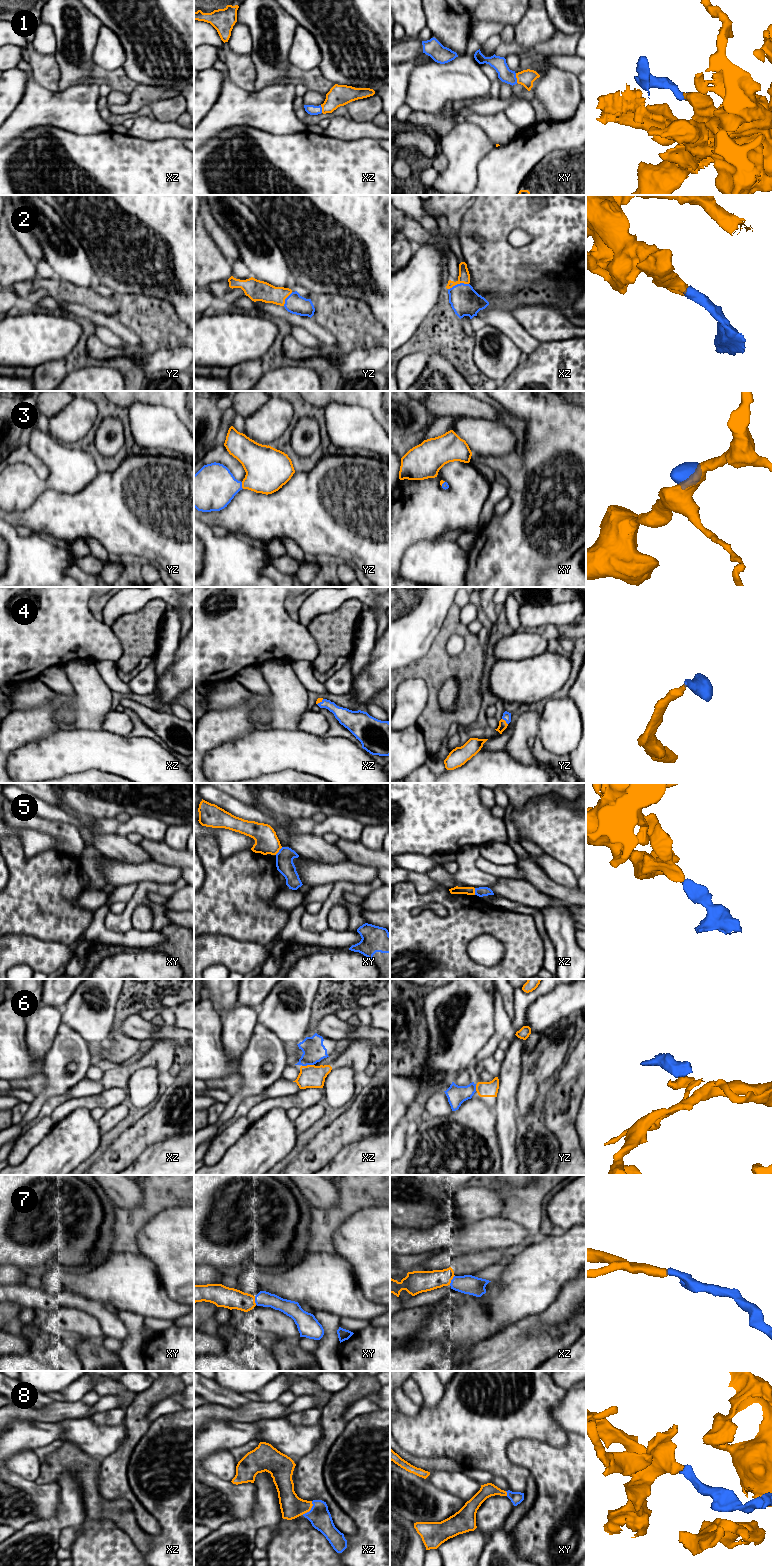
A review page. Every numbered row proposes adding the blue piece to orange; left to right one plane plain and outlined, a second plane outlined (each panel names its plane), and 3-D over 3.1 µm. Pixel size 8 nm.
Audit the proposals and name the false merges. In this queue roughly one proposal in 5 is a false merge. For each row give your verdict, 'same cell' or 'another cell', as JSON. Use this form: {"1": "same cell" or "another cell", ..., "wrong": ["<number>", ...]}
{"1": "same cell", "2": "same cell", "3": "same cell", "4": "same cell", "5": "another cell", "6": "another cell", "7": "same cell", "8": "same cell", "wrong": ["5", "6"]}

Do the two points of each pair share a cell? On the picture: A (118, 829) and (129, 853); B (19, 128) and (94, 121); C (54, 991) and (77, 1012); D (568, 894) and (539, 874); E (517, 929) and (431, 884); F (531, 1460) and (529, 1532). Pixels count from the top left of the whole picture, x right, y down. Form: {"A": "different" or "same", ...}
{"A": "different", "B": "same", "C": "different", "D": "same", "E": "different", "F": "same"}

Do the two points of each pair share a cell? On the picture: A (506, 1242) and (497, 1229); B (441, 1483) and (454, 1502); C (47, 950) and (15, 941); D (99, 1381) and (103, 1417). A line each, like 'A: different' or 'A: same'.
A: same
B: different
C: same
D: different

